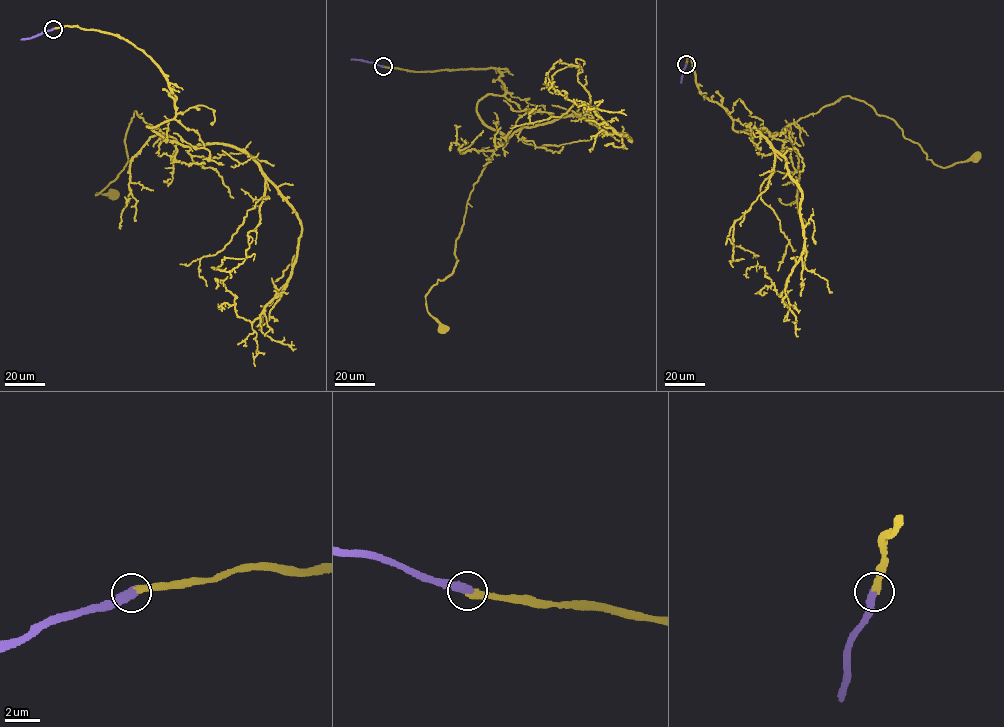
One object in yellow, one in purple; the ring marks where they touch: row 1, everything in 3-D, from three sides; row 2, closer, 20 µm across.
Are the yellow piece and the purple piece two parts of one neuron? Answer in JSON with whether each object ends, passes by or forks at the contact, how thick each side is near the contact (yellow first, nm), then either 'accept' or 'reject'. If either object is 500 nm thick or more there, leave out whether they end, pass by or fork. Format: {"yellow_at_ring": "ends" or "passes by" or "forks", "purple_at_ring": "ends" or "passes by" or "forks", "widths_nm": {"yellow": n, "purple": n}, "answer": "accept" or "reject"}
{"widths_nm": {"yellow": 400, "purple": 550}, "answer": "accept"}

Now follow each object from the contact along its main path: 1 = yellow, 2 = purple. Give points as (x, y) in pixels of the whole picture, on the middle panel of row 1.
1: (382, 66), (493, 67), (505, 90), (478, 103), (508, 138), (473, 185), (453, 272), (425, 296), (443, 329)
2: (382, 66), (351, 59)

